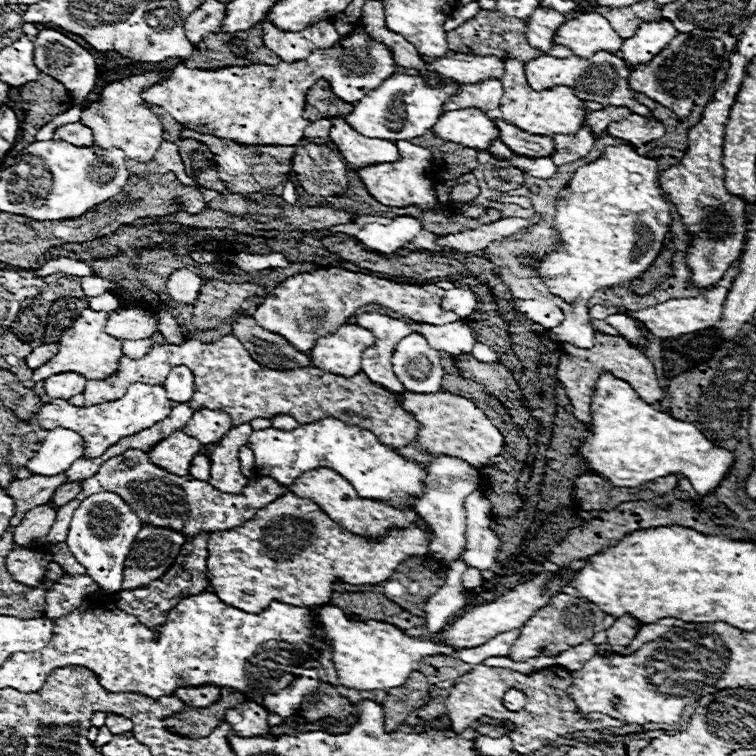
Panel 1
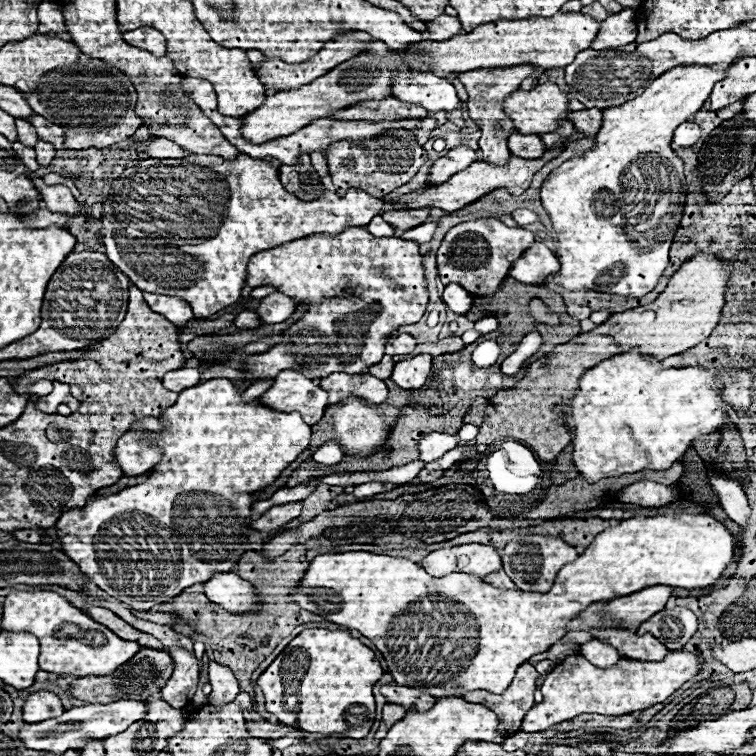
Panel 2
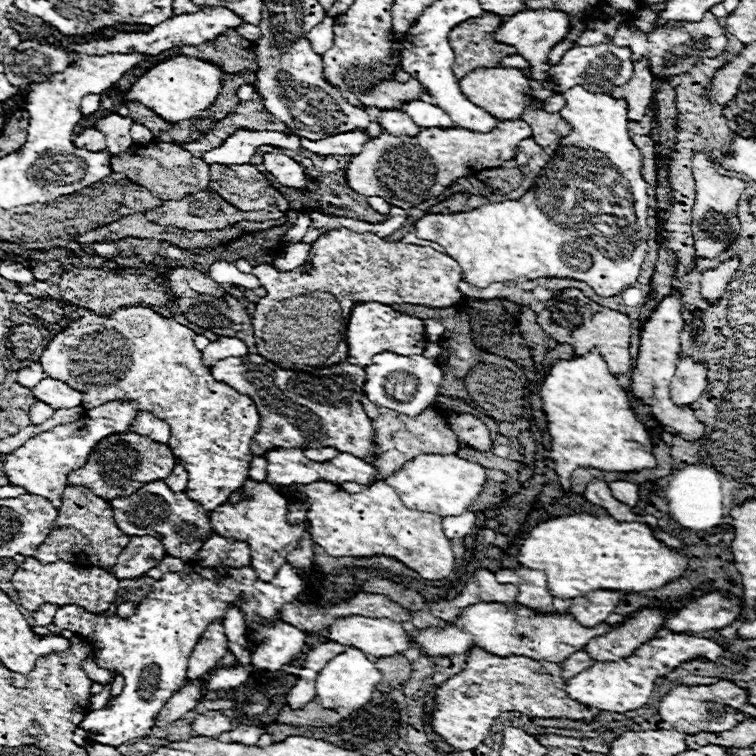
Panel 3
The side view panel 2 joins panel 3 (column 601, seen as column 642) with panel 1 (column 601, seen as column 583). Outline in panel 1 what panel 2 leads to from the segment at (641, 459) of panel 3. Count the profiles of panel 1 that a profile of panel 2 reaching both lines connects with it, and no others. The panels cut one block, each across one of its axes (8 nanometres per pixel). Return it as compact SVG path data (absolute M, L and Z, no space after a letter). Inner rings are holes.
M610 372L602 374L592 396L592 424L590 438L580 446L580 456L586 458L590 470L614 486L640 486L662 476L682 474L690 480L700 496L712 494L726 478L736 462L736 456L712 444L690 422L672 418L666 412L646 404L630 384L614 378Z

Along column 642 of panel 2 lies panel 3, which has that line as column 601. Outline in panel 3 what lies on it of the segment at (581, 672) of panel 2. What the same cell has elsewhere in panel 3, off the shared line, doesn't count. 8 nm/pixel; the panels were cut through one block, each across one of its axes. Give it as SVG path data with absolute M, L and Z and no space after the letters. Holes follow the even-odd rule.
M668 634L664 638L654 638L642 644L628 658L594 662L590 668L582 670L578 676L566 680L564 690L572 700L582 702L586 706L594 706L598 710L610 710L610 712L628 712L628 710L642 708L654 690L654 680L658 676L668 674L674 668L676 668L676 634Z

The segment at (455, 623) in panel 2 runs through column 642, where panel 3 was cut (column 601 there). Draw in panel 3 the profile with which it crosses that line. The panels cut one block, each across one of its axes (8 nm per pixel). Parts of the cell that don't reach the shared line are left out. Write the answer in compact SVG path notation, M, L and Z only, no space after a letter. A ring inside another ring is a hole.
M572 514L554 520L540 522L534 526L520 546L518 562L532 570L542 570L548 578L546 586L552 596L558 598L578 598L586 596L590 590L620 590L620 592L644 592L652 588L660 588L676 576L682 576L686 570L686 556L666 548L658 542L650 530L650 526L642 522L616 522L612 516L592 516L592 514Z

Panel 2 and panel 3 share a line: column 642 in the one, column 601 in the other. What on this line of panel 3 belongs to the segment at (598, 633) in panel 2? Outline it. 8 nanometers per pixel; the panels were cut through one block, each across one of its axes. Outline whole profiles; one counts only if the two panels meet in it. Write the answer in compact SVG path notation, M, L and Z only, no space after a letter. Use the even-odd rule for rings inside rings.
M642 608L630 620L620 624L620 628L614 628L610 632L590 640L590 644L586 644L586 648L584 648L584 652L588 652L588 656L592 660L600 660L600 662L608 662L610 652L616 658L632 656L640 644L644 644L656 636L656 632L662 624L664 624L664 616L658 610Z

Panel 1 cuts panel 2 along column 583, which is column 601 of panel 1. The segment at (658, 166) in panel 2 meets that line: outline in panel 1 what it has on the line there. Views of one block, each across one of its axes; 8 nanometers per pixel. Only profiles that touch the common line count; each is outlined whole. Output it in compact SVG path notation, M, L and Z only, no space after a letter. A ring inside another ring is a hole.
M608 146L598 160L592 164L580 166L570 184L560 192L556 204L556 226L562 234L562 250L550 254L538 268L538 276L544 278L546 286L552 294L564 298L570 306L564 312L564 322L550 330L550 338L554 342L568 342L580 348L590 348L594 344L594 326L588 316L586 302L594 296L594 292L620 286L640 278L660 254L666 234L672 224L670 204L662 196L662 188L658 184L658 162L652 158L642 158L630 146Z

